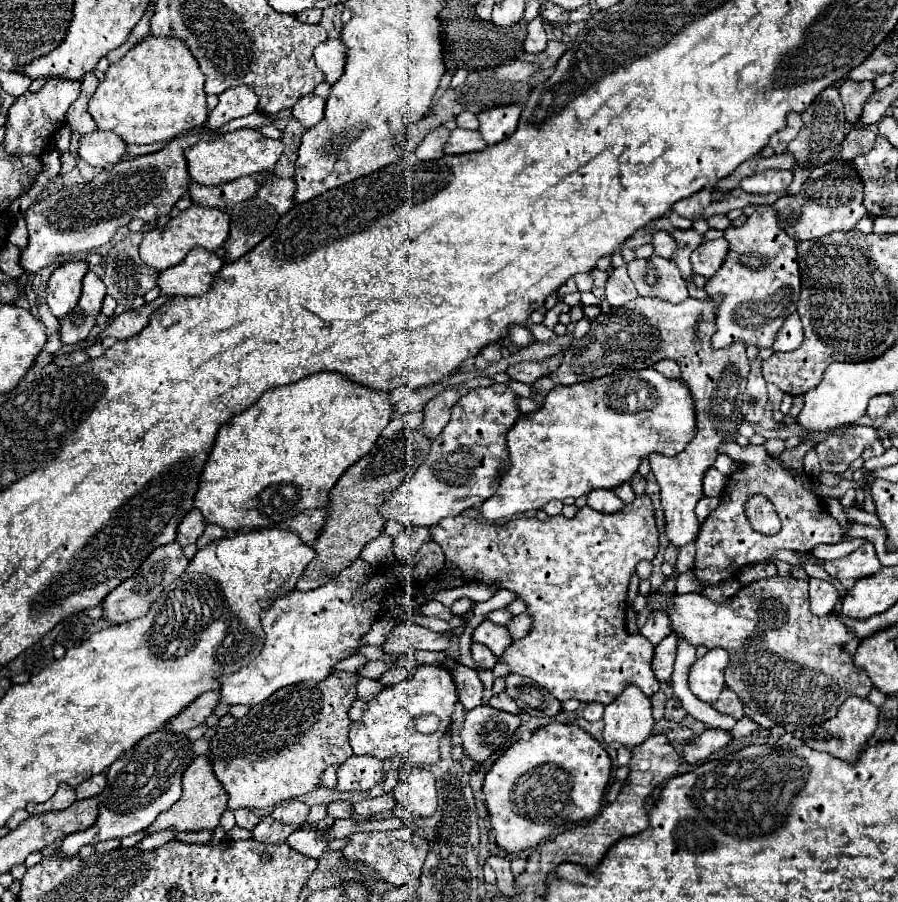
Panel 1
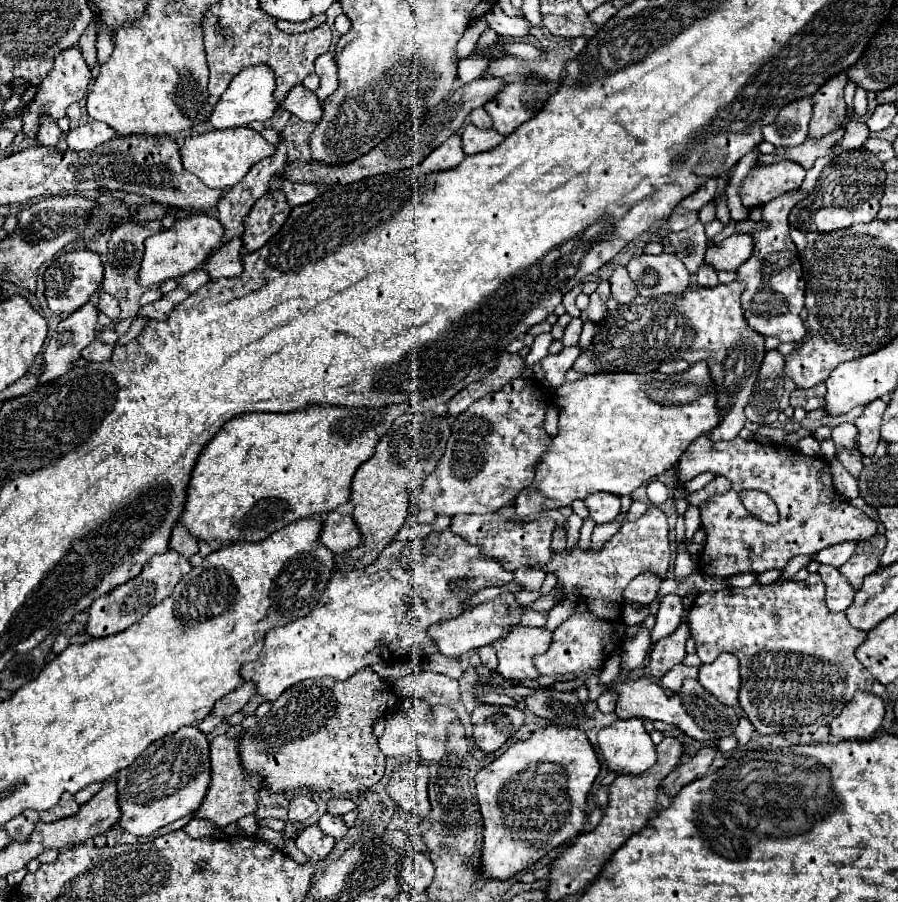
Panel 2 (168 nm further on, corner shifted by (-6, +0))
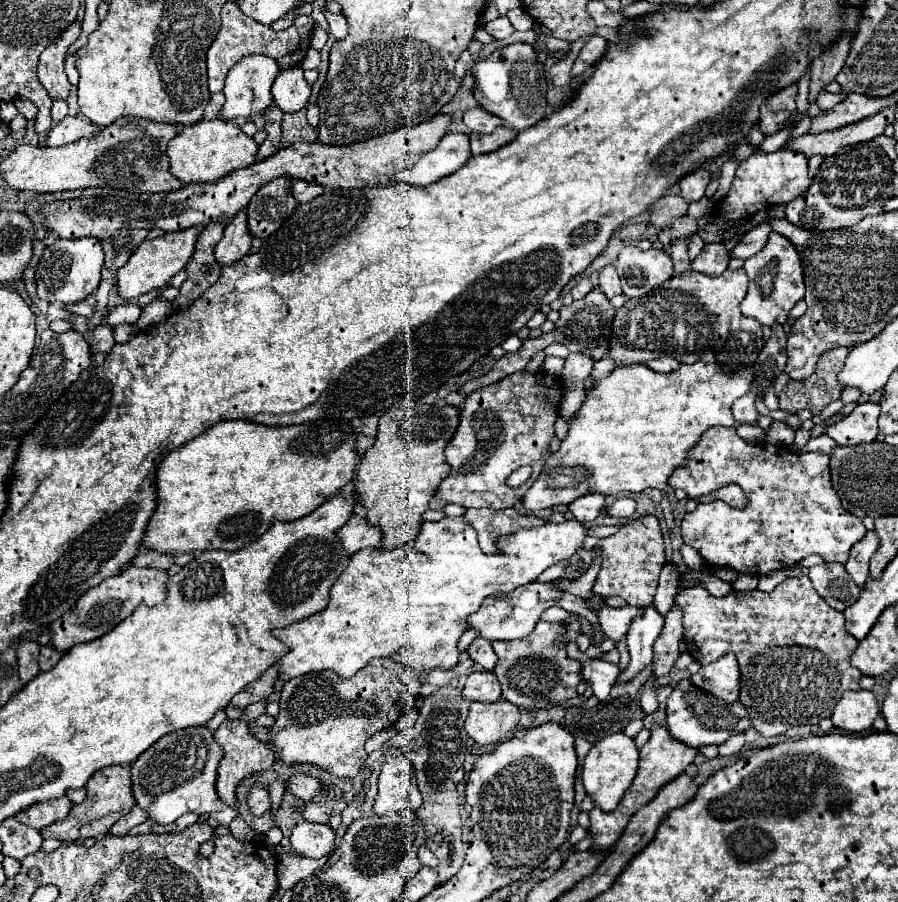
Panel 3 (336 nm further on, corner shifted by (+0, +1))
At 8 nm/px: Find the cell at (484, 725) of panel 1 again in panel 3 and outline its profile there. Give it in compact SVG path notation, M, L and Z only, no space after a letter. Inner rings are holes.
M506 699L496 703L472 703L464 729L478 745L496 745L518 727L518 719L520 709Z

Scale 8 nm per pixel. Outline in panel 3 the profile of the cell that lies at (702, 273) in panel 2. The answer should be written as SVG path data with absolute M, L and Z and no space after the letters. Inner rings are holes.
M706 243L700 255L692 261L694 271L700 271L704 275L720 275L726 271L730 261L730 253L724 247L724 243Z

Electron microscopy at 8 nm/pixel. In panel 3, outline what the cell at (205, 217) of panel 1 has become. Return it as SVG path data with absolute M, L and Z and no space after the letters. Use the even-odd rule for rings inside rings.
M182 229L174 233L164 233L162 237L156 237L152 241L140 243L140 247L132 253L128 263L118 269L118 281L116 281L116 291L124 299L134 299L140 297L142 293L154 291L154 289L164 289L168 281L186 267L186 263L192 259L194 253L194 243L196 243L196 229Z

